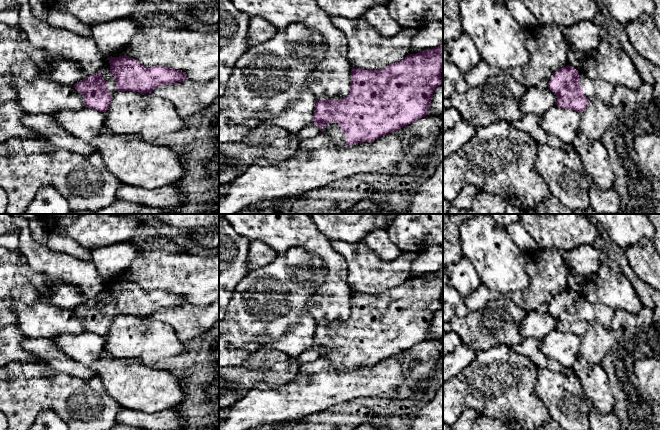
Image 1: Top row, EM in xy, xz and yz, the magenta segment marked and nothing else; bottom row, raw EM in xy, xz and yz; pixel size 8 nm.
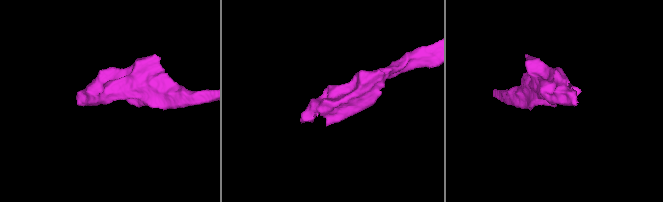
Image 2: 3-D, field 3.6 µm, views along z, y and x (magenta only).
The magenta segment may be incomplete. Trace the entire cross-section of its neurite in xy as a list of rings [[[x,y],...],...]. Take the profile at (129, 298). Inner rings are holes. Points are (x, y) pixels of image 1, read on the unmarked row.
[[[108,281],[104,290],[92,300],[74,308],[83,320],[85,331],[106,336],[112,320],[118,315],[151,317],[160,309],[182,306],[187,299],[166,290],[143,290],[127,281]]]

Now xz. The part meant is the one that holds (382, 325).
[[[443,267],[379,294],[352,291],[349,318],[343,323],[316,324],[311,348],[316,348],[335,370],[374,365],[427,339],[434,314],[443,307],[442,293]]]

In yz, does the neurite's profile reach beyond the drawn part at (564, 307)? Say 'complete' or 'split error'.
split error

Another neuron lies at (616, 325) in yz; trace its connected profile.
[[[642,307],[638,314],[630,314],[622,309],[615,310],[610,328],[619,333],[638,330],[644,332],[652,325],[652,312]]]

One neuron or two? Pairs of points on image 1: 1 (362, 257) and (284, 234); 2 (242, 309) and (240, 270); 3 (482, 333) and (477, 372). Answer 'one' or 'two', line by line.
1: two
2: two
3: two

